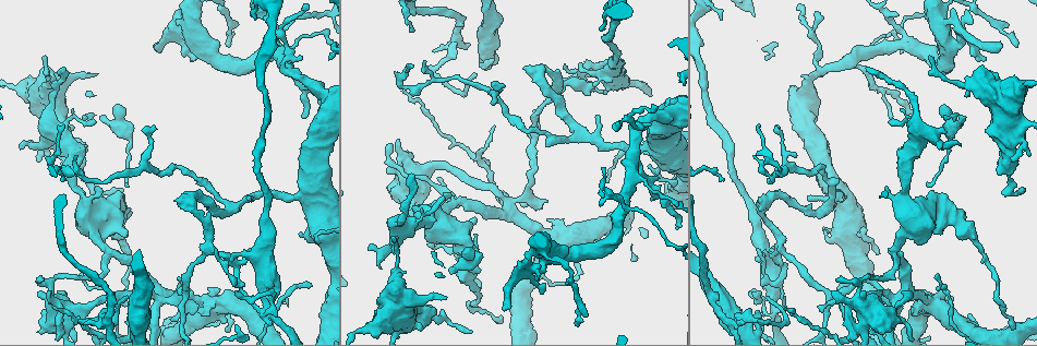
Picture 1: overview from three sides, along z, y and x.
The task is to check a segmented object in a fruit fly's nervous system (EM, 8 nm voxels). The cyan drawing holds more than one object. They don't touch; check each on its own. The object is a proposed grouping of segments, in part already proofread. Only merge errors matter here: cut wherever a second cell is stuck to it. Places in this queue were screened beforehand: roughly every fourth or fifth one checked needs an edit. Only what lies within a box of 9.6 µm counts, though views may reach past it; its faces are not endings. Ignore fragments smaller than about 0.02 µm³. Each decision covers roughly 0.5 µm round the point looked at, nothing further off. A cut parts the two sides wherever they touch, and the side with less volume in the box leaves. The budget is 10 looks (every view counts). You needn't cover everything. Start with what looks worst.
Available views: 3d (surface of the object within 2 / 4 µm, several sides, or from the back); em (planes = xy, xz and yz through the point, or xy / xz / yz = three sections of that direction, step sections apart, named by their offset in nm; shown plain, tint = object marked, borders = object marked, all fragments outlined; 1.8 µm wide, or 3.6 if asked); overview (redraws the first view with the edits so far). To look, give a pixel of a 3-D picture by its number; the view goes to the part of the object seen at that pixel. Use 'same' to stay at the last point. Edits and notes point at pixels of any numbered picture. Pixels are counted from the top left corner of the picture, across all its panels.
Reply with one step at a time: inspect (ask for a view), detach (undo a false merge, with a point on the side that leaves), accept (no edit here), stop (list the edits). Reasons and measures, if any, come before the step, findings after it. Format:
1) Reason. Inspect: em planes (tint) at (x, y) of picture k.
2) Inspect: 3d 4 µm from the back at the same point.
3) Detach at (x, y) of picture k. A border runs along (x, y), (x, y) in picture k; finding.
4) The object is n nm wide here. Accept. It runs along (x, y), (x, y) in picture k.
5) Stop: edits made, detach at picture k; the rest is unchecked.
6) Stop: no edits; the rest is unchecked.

Sharp bend. Inspect: 3d 2 µm at (604, 74) of picture 1.

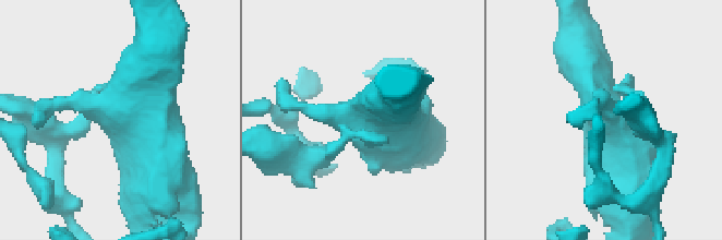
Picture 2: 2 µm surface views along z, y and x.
Inspect: em xz step 4 (tint) at (367, 121) of picture 2.

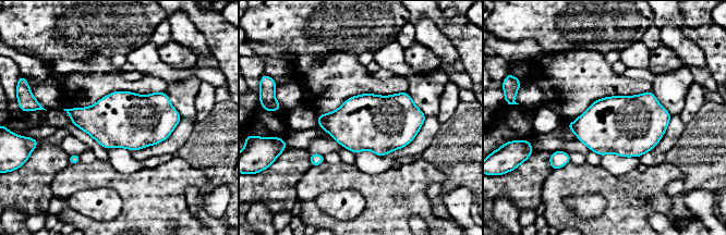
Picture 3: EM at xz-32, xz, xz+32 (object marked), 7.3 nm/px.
Another direction. Inspect: em planes (tint) at the same point.

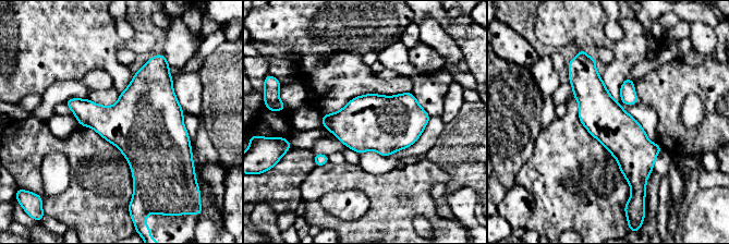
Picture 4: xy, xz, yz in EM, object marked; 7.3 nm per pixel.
The object is 300 nm wide here. Accept. It runs along (586, 61), (632, 183) in picture 4; all the same cell.

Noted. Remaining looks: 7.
A fork. Inspect: 3d 2 µm from the back at (158, 301) of picture 1.

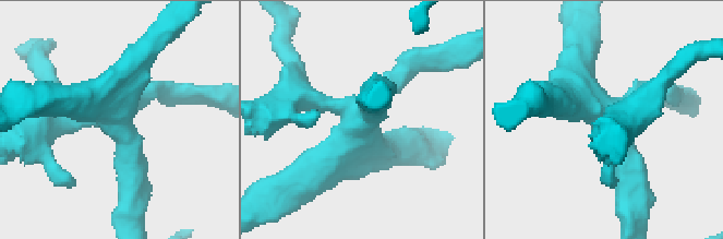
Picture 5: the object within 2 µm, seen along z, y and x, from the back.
Need the tissue. Inspect: em yz step 16 (tint) at (356, 123) of picture 5.

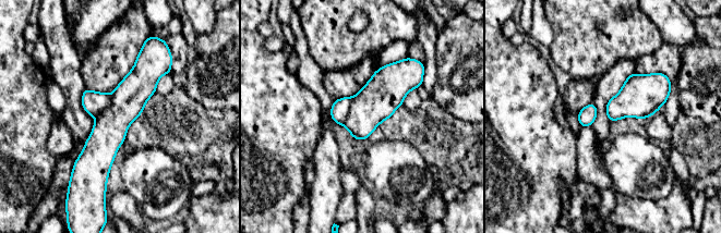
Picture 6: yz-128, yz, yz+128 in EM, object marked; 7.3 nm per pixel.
Inspect: em planes (tint) at the same point.

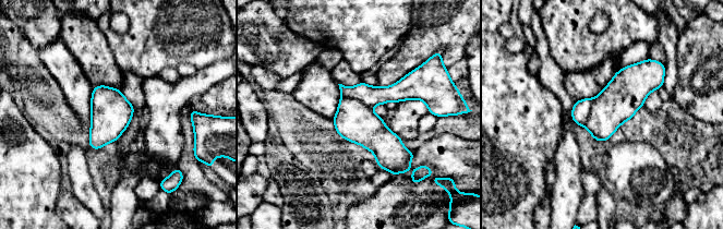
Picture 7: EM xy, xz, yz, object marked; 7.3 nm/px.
Detach at (368, 95) of picture 7. A second cell is stuck on.

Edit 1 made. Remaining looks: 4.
A fork. Inspect: 3d 4 µm at (896, 251) of picture 1.

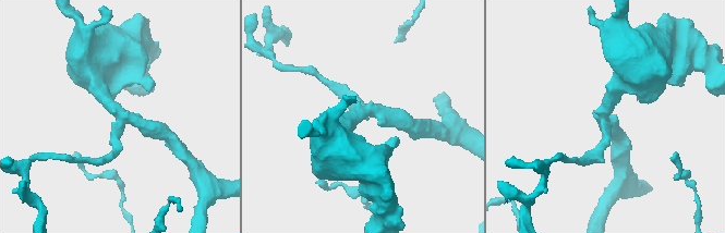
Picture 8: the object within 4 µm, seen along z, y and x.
3 arms meet here. Inspect: em planes (borders) at (364, 109) of picture 8.

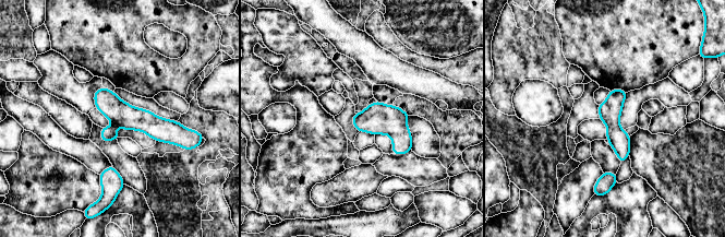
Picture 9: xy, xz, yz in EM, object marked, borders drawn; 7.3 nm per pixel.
The object is 170 nm wide here. Accept. It runs along (97, 93), (127, 117), (182, 130) in picture 9; continuous, no second cell.

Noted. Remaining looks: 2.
Stop: edits made, detach at picture 7; the rest is unchecked.

